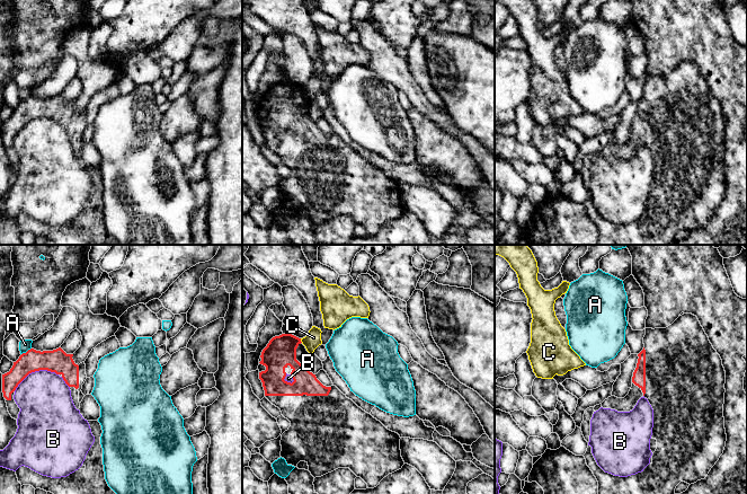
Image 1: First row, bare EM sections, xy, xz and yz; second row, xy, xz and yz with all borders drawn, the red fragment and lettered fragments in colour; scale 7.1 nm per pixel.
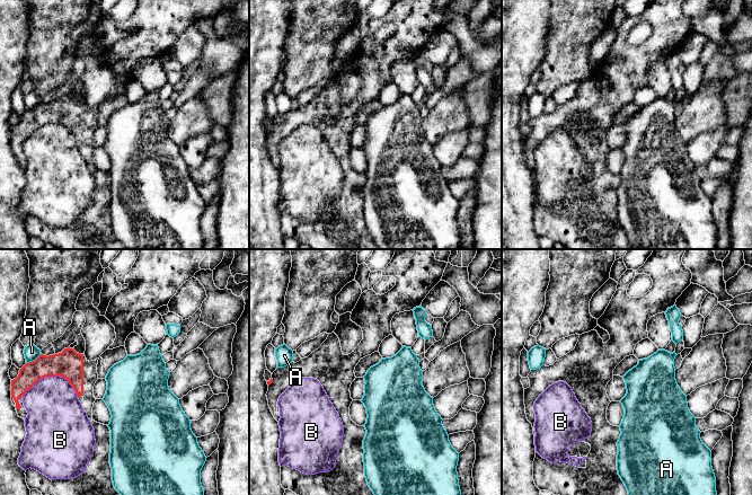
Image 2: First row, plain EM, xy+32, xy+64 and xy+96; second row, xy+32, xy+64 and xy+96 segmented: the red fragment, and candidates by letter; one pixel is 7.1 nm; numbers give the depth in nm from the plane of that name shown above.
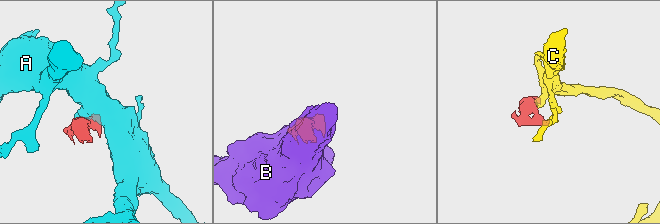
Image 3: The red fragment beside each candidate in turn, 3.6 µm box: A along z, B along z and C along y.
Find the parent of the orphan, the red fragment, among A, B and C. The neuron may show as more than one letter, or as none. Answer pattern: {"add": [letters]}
{"add": []}

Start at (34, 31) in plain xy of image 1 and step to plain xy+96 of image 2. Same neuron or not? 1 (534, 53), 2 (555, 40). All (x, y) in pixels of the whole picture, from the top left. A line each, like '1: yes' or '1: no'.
1: no
2: yes

